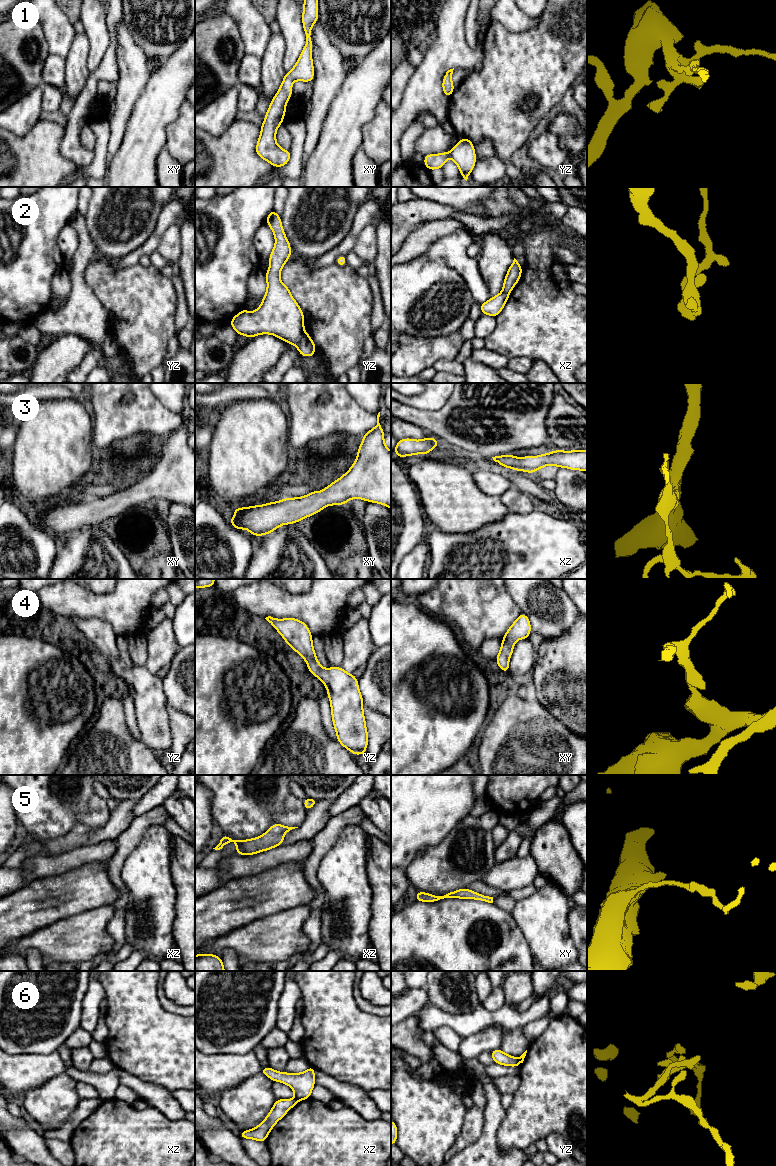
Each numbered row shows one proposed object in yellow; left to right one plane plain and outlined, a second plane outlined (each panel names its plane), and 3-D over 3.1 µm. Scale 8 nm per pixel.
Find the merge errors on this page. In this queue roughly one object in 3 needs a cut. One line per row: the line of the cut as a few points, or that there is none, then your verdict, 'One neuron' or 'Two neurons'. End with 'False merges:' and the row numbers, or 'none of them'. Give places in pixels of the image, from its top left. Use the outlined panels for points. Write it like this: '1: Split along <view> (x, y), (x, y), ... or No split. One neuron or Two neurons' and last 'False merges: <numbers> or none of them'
1: No split. One neuron
2: Split along yz (305, 333), (296, 346). Two neurons
3: No split. One neuron
4: No split. One neuron
5: No split. One neuron
6: Split along xz (295, 1097), (298, 1100). Two neurons
False merges: 2, 6

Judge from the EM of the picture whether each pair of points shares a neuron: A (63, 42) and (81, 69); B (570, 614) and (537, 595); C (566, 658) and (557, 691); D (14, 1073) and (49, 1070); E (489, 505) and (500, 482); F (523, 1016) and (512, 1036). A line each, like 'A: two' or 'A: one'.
A: two
B: one
C: one
D: one
E: two
F: two

